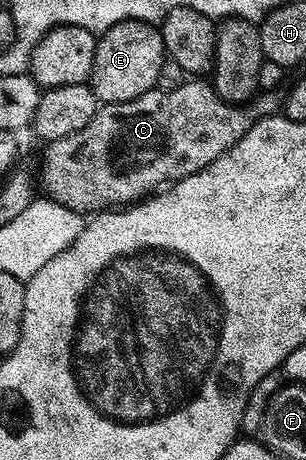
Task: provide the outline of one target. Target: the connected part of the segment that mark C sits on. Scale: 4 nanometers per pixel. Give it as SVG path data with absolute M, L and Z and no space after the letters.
M185 81L177 89L169 89L168 91L152 89L146 91L145 93L141 93L141 97L133 97L133 101L104 103L96 110L95 116L89 121L89 125L85 125L85 129L77 129L77 133L69 133L69 137L50 140L50 142L44 146L47 148L43 151L43 187L47 190L44 191L46 198L57 201L61 205L65 205L69 209L80 213L102 213L108 209L119 209L124 205L130 205L136 201L142 200L144 197L150 196L152 192L162 188L164 185L176 183L178 179L184 179L193 173L197 173L201 169L205 169L213 160L225 154L237 141L241 141L241 137L245 137L245 133L258 119L266 119L268 115L274 115L280 110L280 96L275 96L278 94L259 93L250 100L249 105L236 105L227 103L226 100L221 98L210 82L203 82L207 81Z

